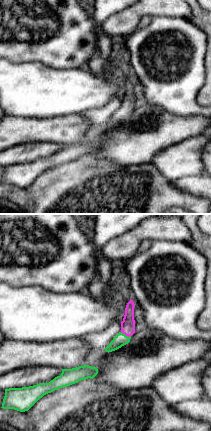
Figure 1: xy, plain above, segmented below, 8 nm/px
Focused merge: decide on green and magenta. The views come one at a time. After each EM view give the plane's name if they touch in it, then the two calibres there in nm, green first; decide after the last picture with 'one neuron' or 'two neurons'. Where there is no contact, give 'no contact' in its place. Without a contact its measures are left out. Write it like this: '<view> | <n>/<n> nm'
xy | 100/110 nm

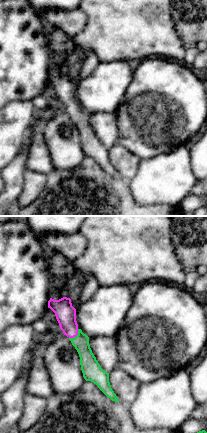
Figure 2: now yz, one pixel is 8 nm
yz | 140/170 nm

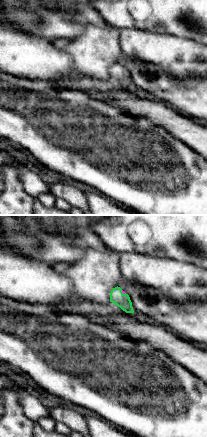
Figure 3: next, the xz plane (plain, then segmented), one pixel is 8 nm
xz | 120/20 nm

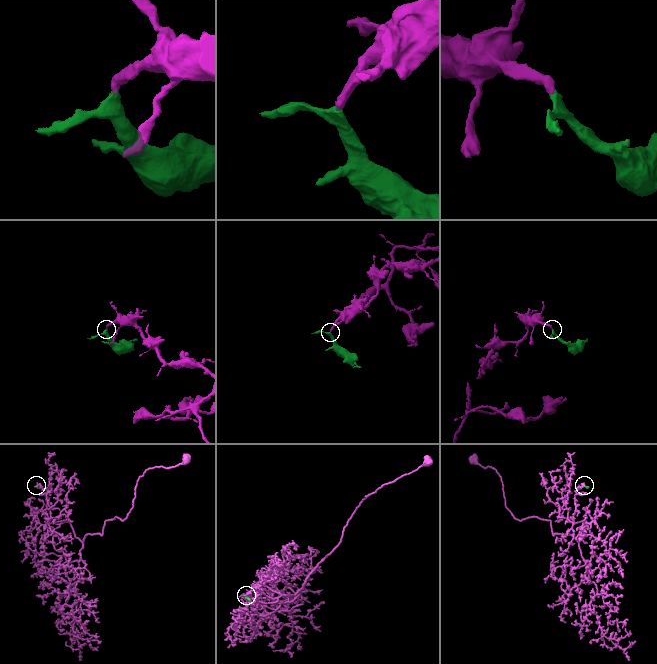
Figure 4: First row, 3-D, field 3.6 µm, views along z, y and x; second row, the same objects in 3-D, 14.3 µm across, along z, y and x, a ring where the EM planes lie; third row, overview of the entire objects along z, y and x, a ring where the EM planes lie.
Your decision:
one neuron

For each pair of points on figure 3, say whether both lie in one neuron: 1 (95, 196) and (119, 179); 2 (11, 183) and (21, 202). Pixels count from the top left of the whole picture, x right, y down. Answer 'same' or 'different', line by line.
1: different
2: same

